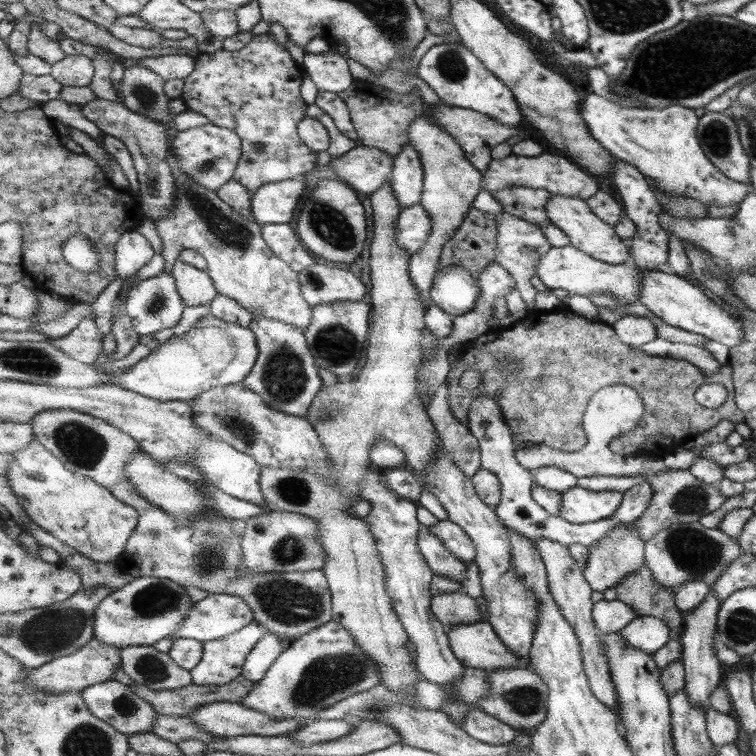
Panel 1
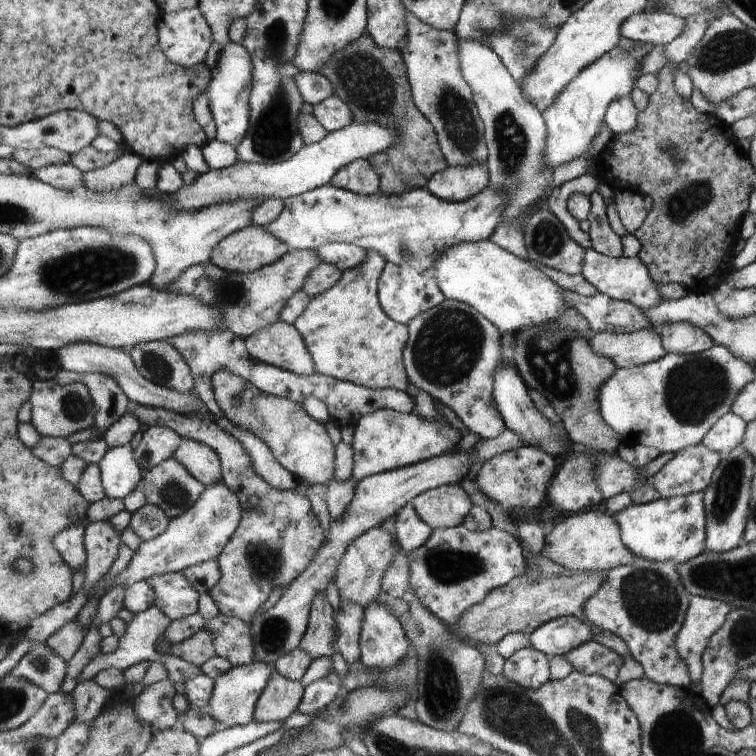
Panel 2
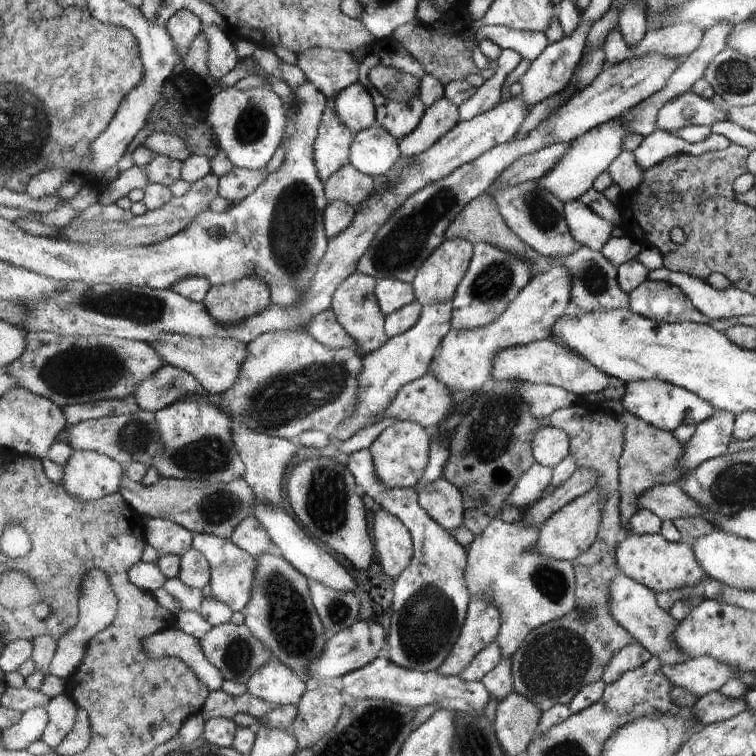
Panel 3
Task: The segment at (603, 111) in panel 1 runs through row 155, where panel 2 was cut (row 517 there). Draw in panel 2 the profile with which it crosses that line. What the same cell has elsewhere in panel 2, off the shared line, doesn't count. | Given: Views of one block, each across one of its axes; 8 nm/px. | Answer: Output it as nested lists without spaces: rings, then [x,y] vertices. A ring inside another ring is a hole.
[[[694,492],[680,497],[661,498],[651,504],[637,506],[633,503],[629,508],[613,514],[615,522],[619,522],[619,530],[622,531],[622,540],[630,547],[631,552],[637,557],[643,557],[660,563],[676,562],[683,564],[706,551],[706,512],[703,503],[703,493]]]

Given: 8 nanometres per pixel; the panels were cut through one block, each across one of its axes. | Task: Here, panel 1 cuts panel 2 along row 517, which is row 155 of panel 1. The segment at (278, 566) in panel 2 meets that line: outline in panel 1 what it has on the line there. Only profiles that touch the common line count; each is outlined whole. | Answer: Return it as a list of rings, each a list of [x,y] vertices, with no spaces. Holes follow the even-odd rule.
[[[271,33],[255,35],[239,51],[218,50],[214,53],[201,53],[195,59],[195,71],[185,79],[182,99],[192,111],[209,118],[217,126],[231,129],[242,140],[242,156],[239,159],[234,179],[243,183],[251,194],[257,193],[263,185],[297,179],[315,170],[317,152],[299,136],[299,122],[306,117],[308,105],[302,97],[302,83],[305,71],[291,58],[283,44]]]

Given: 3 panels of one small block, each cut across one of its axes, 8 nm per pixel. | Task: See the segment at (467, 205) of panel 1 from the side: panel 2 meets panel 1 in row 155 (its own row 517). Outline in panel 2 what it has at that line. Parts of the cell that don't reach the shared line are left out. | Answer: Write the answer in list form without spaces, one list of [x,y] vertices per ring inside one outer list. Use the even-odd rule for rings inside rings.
[[[460,483],[428,490],[415,498],[411,505],[418,511],[419,518],[422,518],[423,522],[426,522],[434,531],[463,525],[466,518],[470,516],[471,510],[474,509],[473,502],[469,500],[469,493],[465,494]]]

